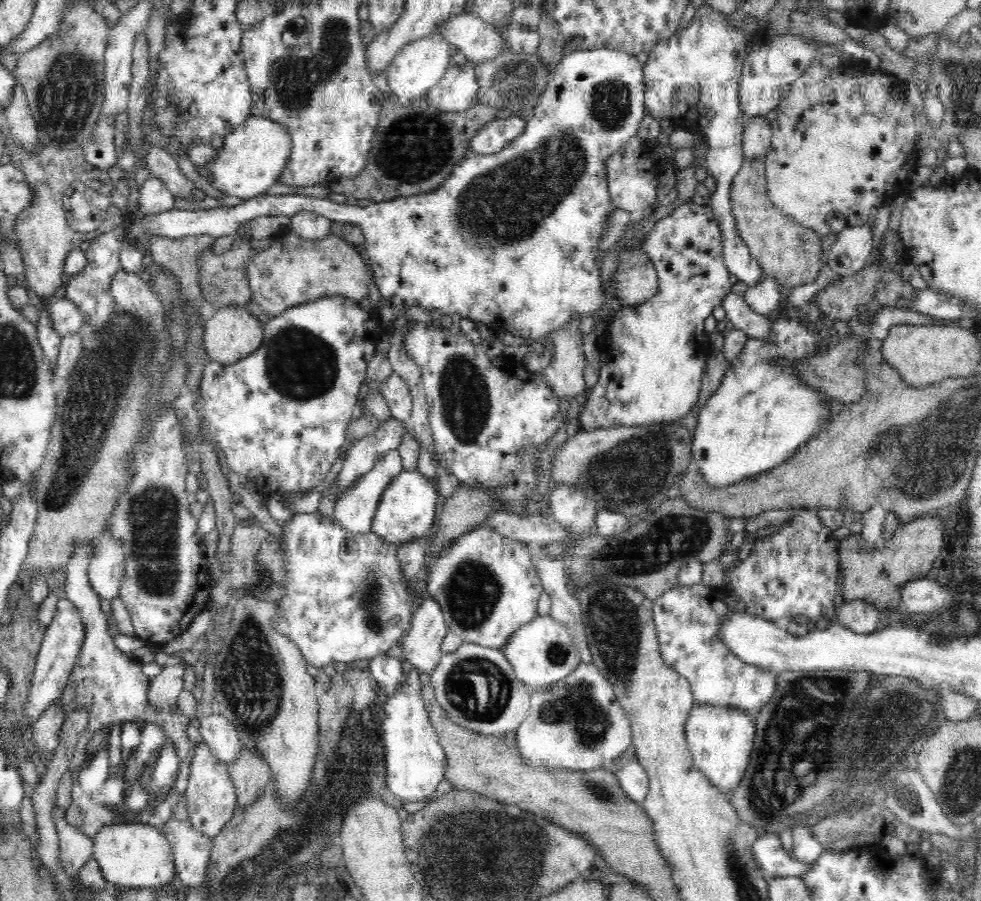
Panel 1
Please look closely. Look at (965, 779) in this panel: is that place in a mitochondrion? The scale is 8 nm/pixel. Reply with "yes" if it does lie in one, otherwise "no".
yes

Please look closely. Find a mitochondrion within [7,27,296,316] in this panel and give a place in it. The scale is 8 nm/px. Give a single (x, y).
(65, 98)

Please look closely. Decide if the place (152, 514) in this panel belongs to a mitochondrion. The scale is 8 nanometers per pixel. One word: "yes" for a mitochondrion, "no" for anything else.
yes

